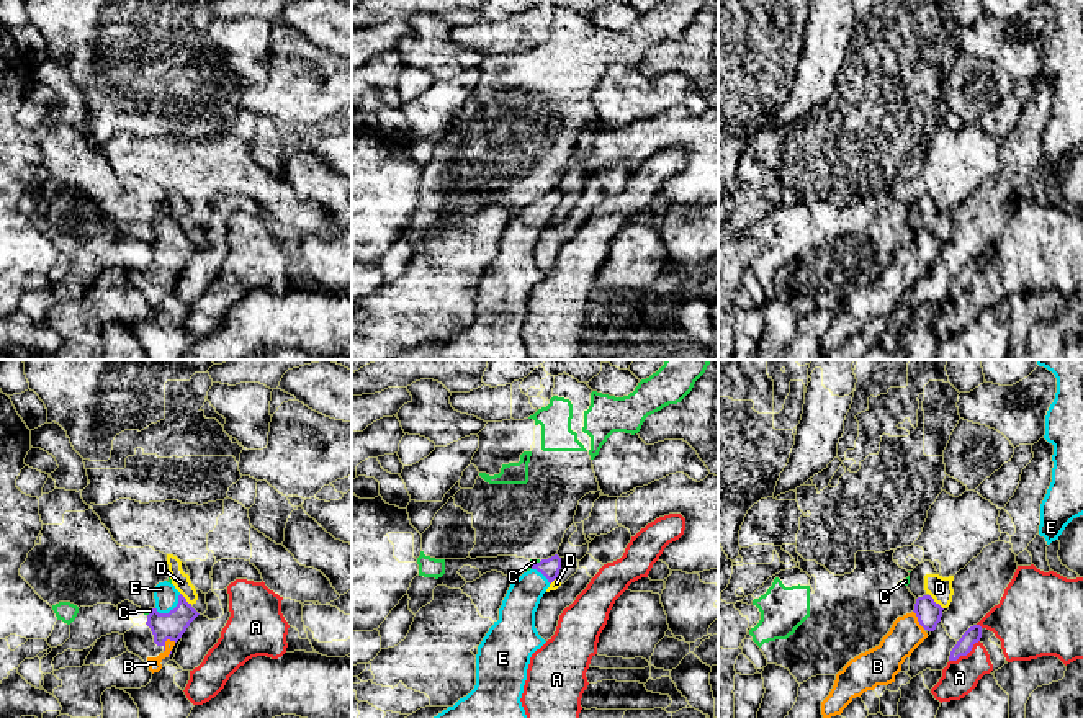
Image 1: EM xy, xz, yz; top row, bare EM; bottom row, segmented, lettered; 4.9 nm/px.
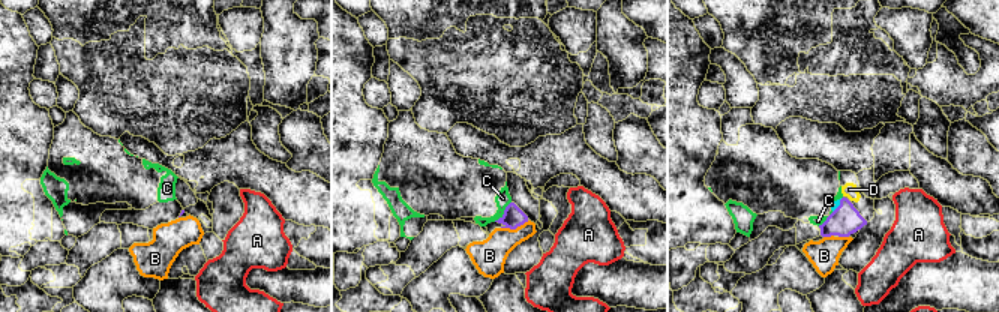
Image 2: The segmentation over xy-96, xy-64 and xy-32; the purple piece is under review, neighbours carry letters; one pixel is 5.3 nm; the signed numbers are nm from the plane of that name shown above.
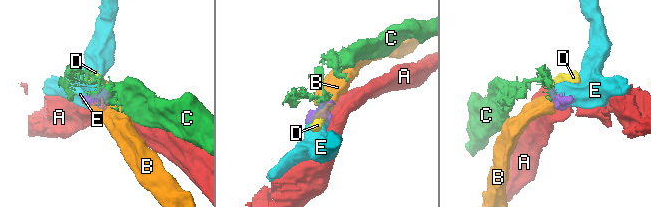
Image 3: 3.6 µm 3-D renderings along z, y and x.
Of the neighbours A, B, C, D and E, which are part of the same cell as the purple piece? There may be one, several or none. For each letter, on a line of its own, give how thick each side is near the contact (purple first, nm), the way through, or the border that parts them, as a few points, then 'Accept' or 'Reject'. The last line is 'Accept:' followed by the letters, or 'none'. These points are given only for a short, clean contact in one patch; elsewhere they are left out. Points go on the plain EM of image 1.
A: Thickness 80 nm (purple) against 180 nm. Boundary: yz (979, 273), (966, 288), (949, 295). Reject
B: Thickness 140 nm (purple) against 60 nm. Accept
C: Thickness 140 nm (purple) against 20 nm. Boundary: xy (152, 242), (148, 249). Reject
D: Thickness 120 nm (purple) against 120 nm. Boundary: yz (930, 228), (943, 242). Reject
E: Thickness 140 nm (purple) against 120 nm. Accept
Accept: B, E

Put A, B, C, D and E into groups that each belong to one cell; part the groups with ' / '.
A / B E / C / D

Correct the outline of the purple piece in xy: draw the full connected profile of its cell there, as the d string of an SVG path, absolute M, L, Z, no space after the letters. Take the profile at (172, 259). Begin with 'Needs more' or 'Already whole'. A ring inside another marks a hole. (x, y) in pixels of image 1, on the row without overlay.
Needs more. M167 214L154 221L154 232L147 255L124 267L128 285L139 289L152 307L173 294L182 268L200 249Z

